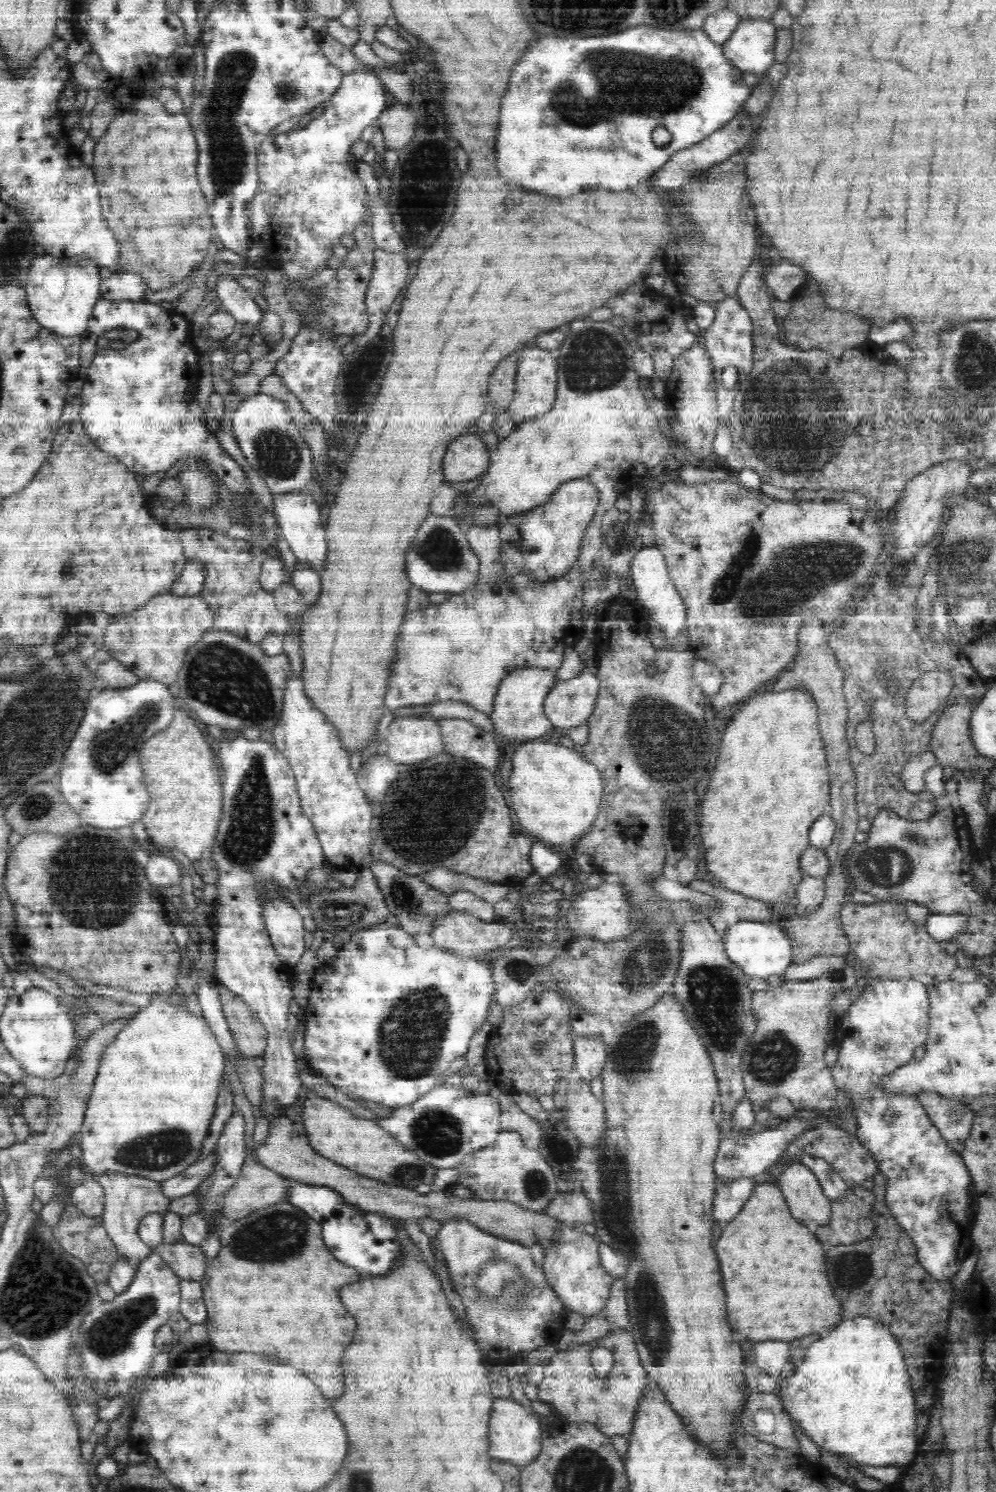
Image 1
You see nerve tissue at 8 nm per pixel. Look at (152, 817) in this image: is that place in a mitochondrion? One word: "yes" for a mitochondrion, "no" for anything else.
no

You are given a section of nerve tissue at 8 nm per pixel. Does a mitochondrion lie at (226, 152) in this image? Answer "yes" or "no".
yes

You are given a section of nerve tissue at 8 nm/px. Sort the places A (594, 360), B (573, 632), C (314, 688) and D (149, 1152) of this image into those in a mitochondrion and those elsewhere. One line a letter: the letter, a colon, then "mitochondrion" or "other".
A: mitochondrion
B: other
C: other
D: mitochondrion

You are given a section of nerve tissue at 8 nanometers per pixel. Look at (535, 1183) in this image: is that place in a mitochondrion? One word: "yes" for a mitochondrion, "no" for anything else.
yes

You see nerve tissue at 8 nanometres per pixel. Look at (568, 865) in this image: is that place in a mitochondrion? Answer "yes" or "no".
no

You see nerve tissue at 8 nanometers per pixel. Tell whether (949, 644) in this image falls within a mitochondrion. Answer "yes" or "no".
no

